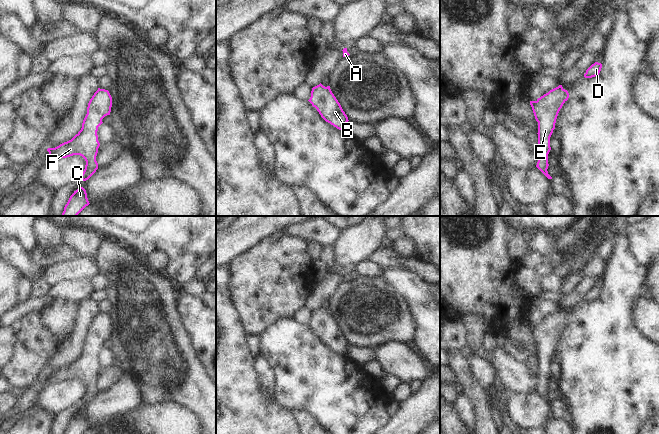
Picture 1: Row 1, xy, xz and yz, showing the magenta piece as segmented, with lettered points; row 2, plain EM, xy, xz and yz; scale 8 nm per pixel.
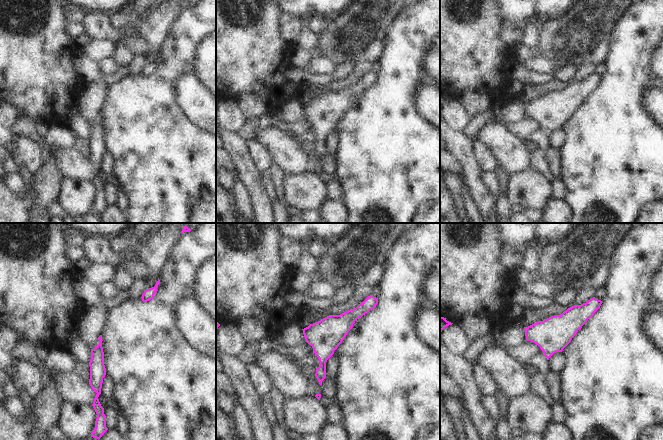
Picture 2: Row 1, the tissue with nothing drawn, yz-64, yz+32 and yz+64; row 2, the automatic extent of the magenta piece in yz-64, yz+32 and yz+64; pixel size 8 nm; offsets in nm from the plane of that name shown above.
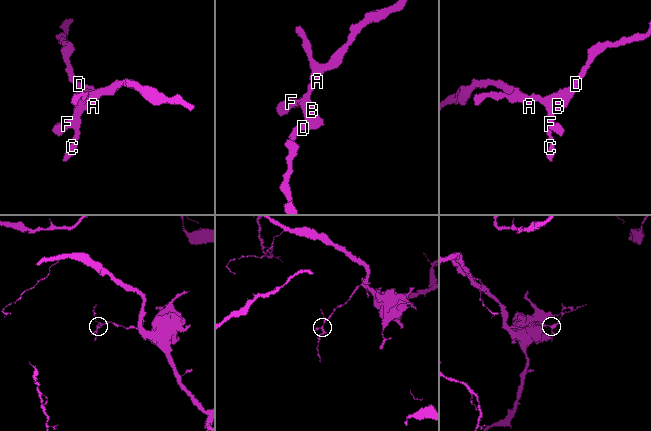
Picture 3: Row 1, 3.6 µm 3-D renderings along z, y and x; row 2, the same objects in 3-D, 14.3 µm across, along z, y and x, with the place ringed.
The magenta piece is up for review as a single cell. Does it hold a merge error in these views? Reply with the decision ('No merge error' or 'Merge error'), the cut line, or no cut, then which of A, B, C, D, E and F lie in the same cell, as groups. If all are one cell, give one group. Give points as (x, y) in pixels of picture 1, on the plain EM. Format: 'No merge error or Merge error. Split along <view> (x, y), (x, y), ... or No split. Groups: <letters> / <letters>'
No merge error. No split. Groups: A B C D E F

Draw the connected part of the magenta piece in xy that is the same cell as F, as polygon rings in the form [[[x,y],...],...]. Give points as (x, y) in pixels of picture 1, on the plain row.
[[[98,312],[88,327],[87,338],[81,354],[71,364],[55,372],[48,372],[50,384],[67,382],[73,379],[82,380],[86,389],[80,403],[88,404],[98,393],[96,385],[100,370],[97,359],[98,351],[103,347],[102,343],[110,339],[111,331],[112,321],[109,315]]]

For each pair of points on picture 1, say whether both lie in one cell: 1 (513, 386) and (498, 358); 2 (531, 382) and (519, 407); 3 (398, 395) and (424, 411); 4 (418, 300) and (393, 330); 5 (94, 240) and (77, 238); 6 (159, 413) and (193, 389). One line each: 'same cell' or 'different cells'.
1: same cell
2: different cells
3: different cells
4: different cells
5: same cell
6: different cells

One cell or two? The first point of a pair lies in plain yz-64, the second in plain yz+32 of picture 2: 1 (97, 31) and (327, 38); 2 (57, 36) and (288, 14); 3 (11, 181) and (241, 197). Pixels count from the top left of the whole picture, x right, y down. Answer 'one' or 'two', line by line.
1: two
2: two
3: one

